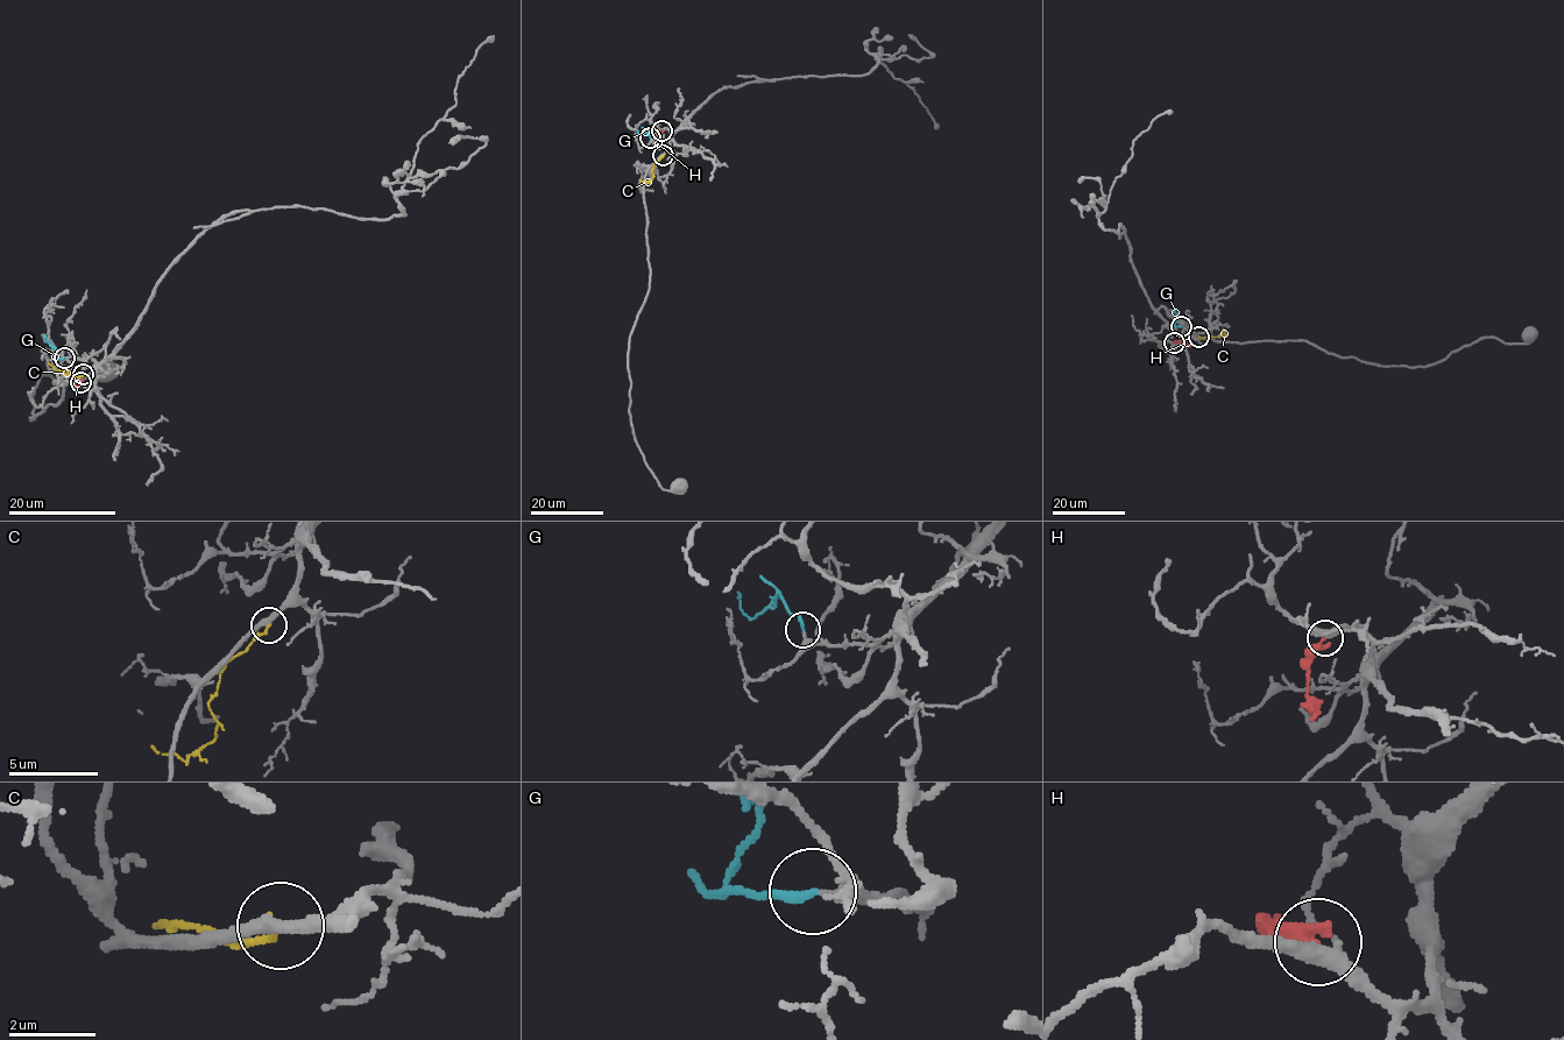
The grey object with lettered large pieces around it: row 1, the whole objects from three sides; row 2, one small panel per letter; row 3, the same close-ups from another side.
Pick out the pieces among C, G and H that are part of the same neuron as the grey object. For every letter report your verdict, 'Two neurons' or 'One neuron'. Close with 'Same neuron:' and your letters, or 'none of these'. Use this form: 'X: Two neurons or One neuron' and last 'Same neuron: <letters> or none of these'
C: Two neurons
G: One neuron
H: Two neurons
Same neuron: G

